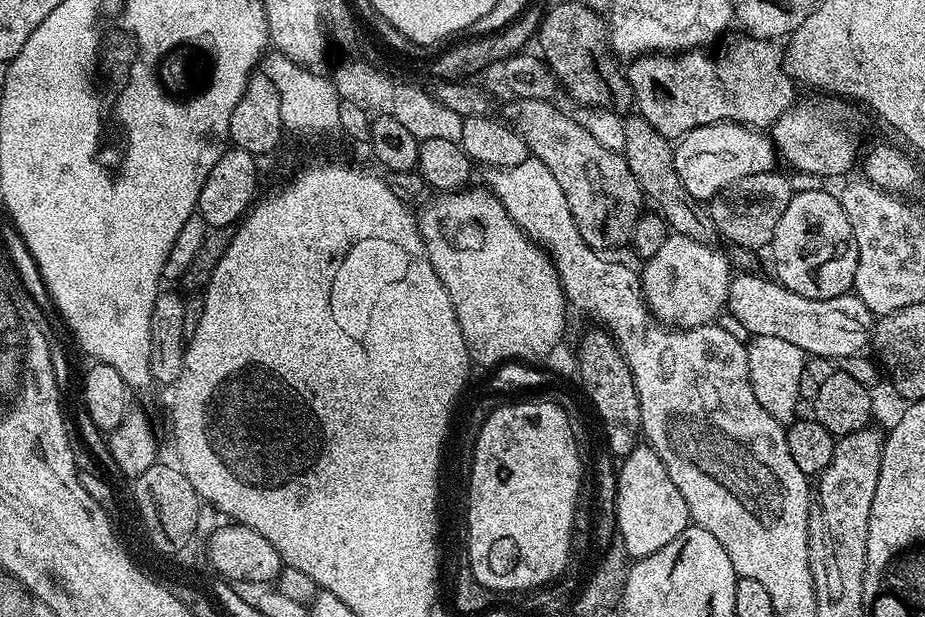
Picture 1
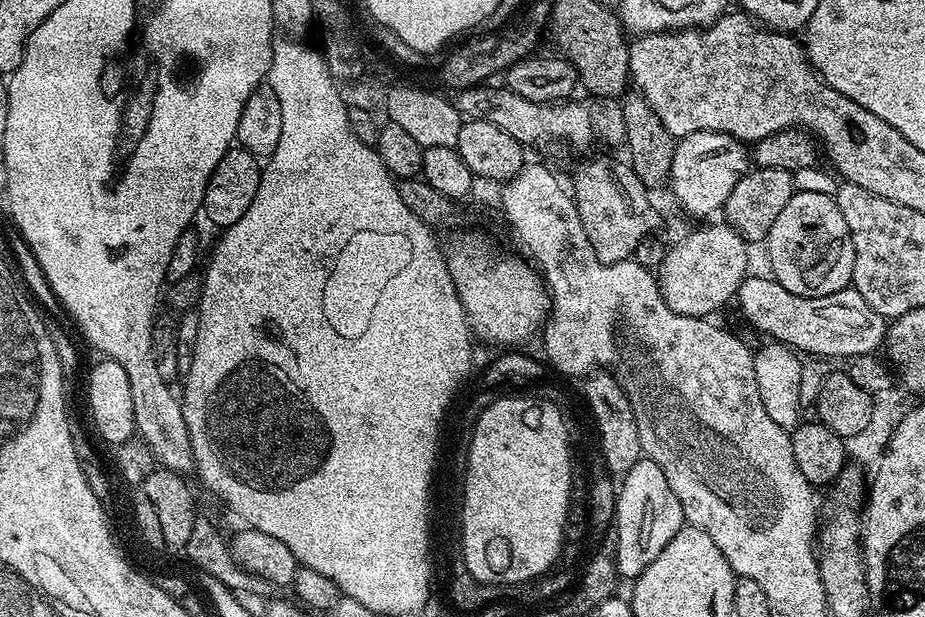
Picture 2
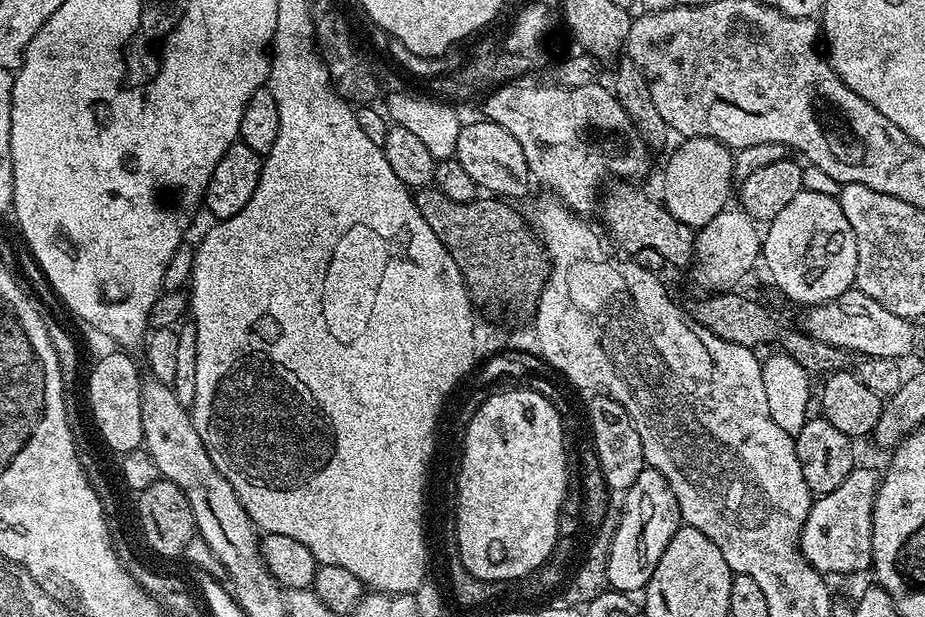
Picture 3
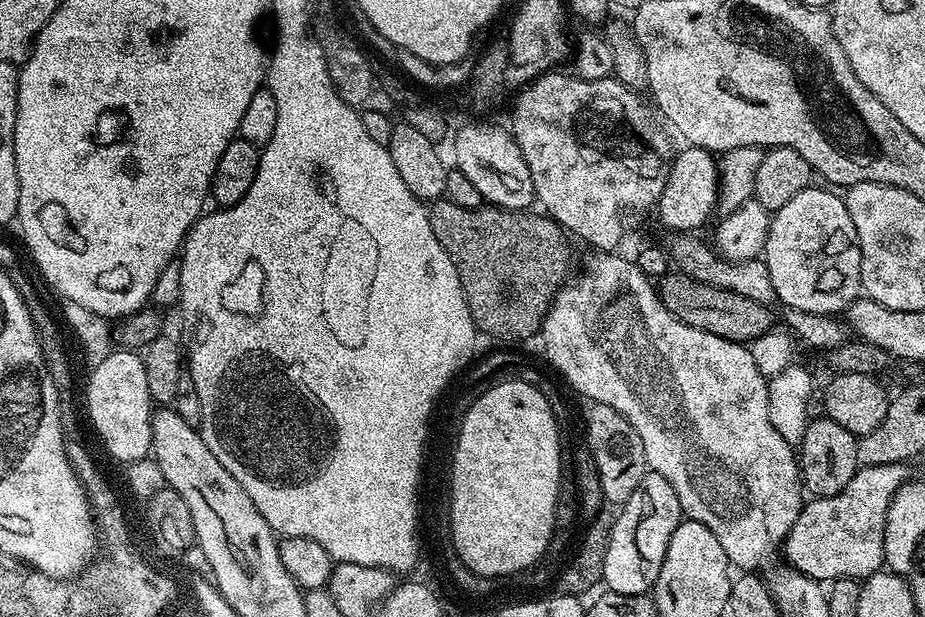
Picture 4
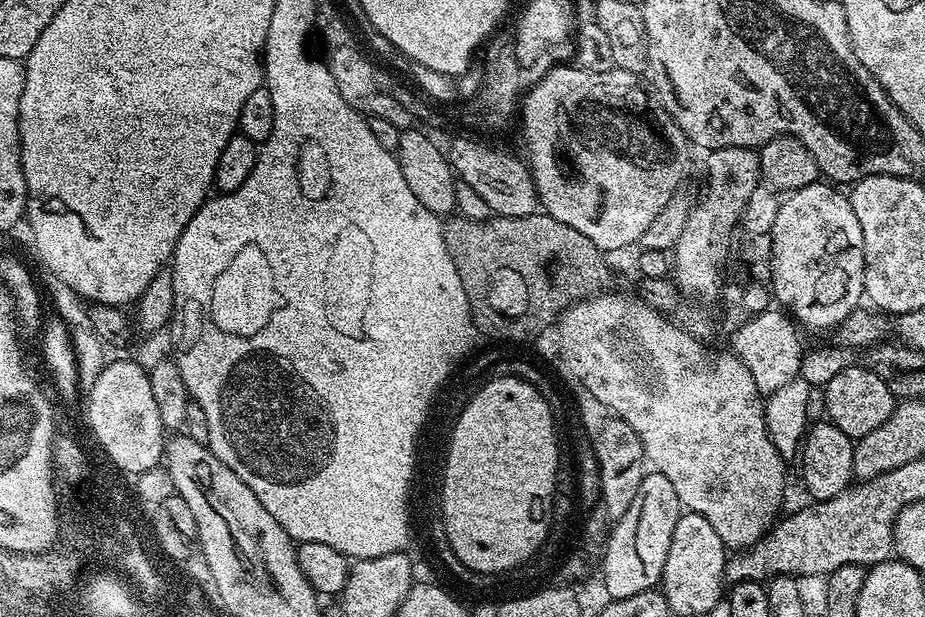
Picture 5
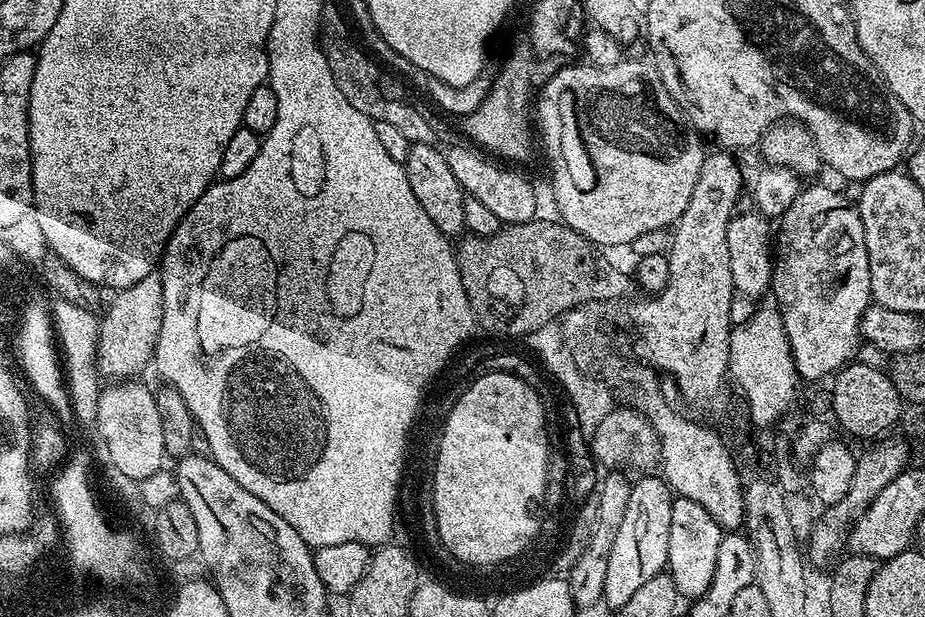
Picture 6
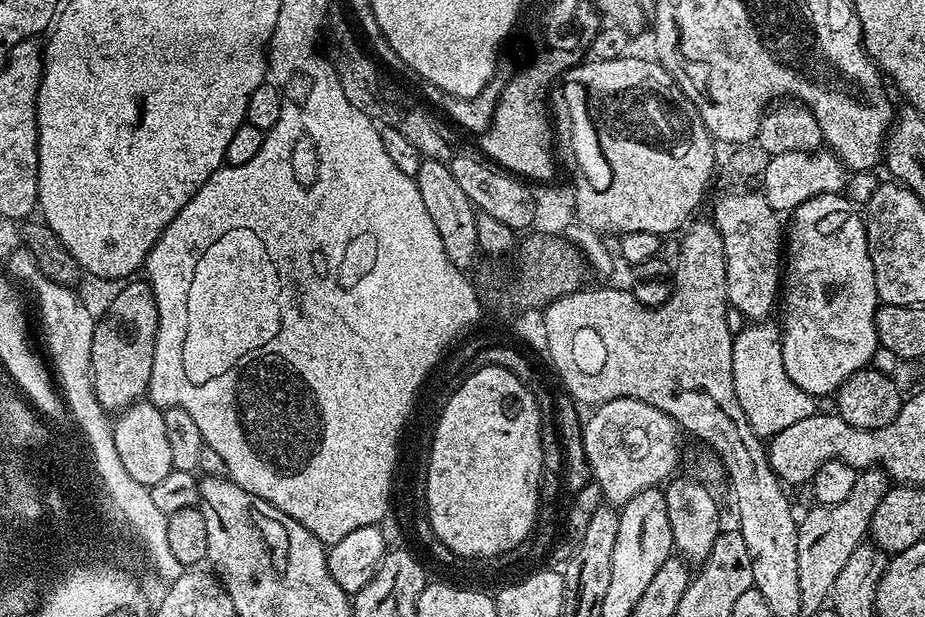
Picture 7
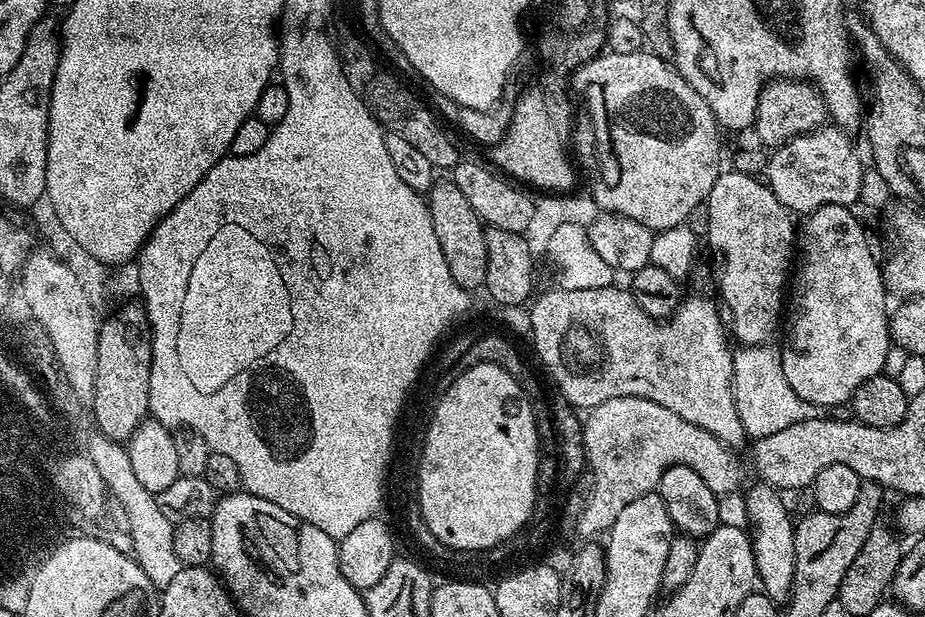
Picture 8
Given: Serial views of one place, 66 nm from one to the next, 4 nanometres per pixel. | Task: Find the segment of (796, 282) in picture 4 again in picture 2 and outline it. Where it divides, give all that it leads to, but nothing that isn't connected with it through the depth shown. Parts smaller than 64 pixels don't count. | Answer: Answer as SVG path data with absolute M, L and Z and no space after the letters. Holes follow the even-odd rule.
M797 191L786 202L782 214L774 218L768 239L768 264L770 275L790 294L799 296L829 296L849 287L854 270L854 242L842 210L835 199L824 192Z

